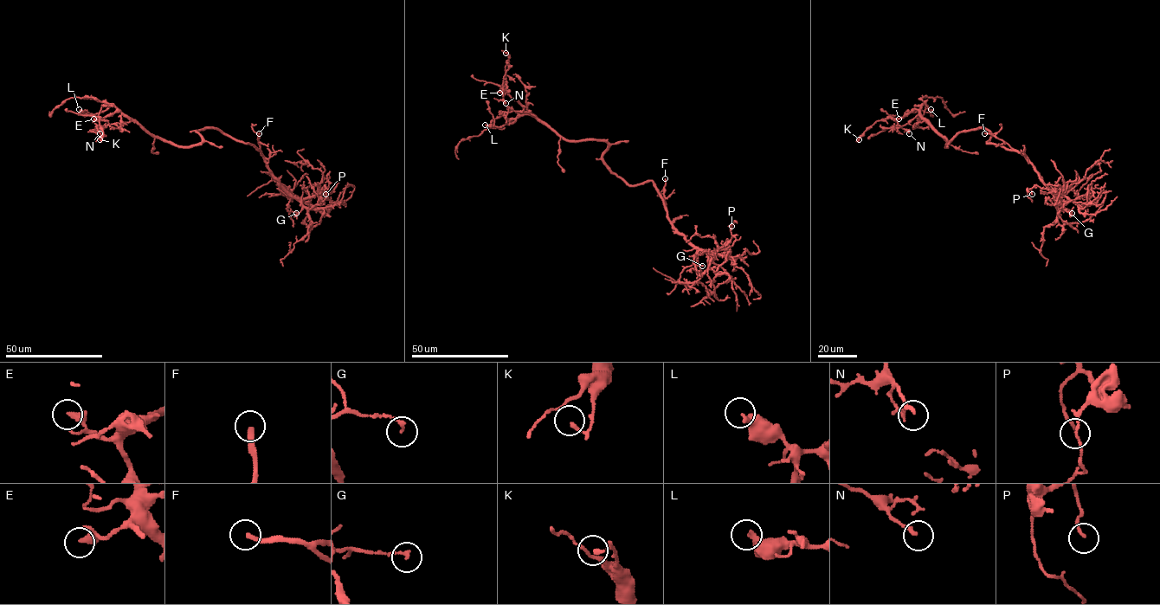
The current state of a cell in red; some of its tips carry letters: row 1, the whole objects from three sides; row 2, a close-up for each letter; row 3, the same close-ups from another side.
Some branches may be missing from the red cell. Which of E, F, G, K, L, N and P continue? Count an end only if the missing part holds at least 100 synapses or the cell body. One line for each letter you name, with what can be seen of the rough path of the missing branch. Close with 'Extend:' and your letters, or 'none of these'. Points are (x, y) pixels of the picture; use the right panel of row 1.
F: Course of what is missing: (984, 133), (966, 123), (952, 124), (970, 135)
Extend: F

